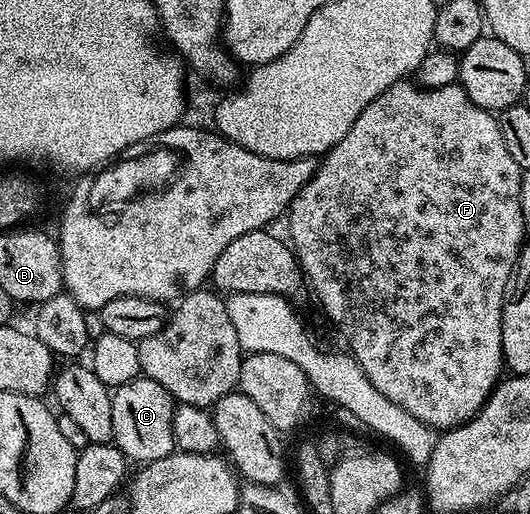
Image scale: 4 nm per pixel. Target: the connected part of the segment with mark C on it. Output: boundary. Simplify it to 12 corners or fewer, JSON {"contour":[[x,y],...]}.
{"contour":[[141,374],[114,389],[113,443],[128,461],[176,451],[177,401]]}

